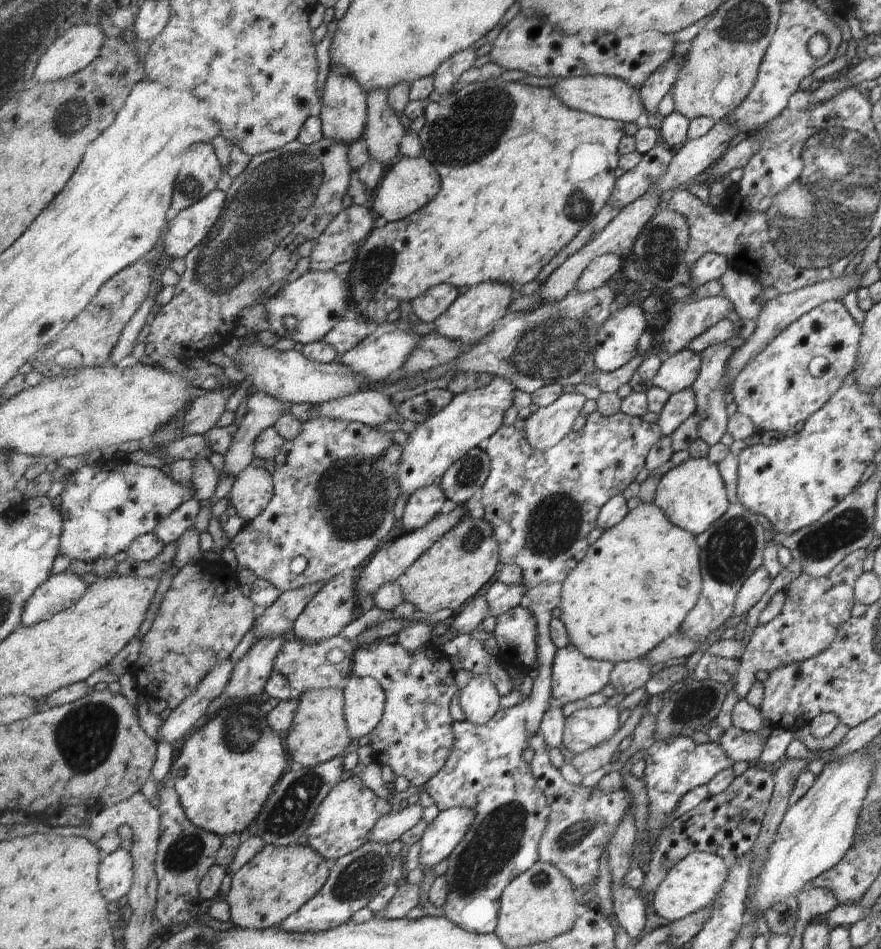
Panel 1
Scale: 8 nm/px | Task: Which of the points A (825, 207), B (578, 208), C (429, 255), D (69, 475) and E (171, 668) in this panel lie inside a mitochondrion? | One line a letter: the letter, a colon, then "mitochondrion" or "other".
A: mitochondrion
B: mitochondrion
C: other
D: other
E: other

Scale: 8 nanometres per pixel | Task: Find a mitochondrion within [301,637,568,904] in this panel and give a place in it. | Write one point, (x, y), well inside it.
(495, 842)

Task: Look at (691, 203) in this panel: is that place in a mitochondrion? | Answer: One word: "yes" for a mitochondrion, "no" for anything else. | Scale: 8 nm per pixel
no

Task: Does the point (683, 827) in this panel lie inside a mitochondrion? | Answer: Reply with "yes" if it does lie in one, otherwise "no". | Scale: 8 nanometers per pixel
no

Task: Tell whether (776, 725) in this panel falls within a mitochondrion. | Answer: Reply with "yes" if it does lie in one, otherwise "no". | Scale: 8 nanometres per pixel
no

